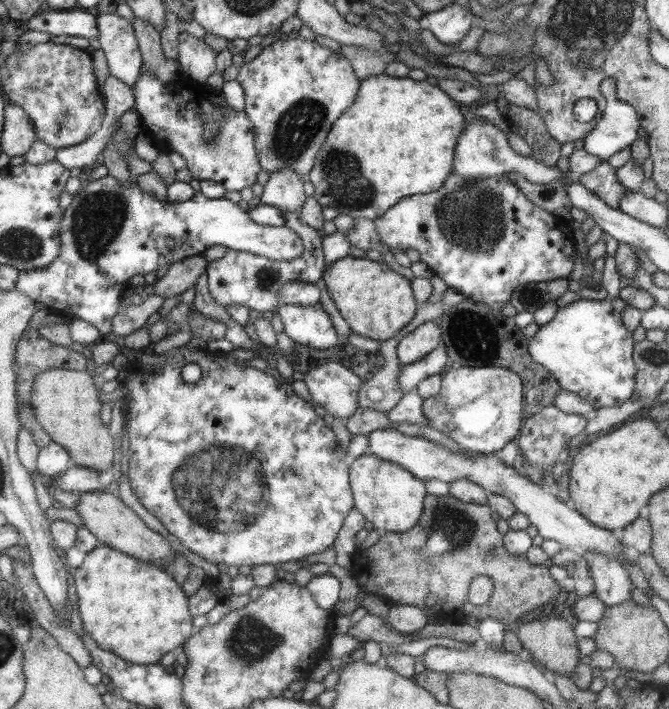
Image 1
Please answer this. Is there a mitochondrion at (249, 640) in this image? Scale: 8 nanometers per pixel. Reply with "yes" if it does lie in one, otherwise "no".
yes

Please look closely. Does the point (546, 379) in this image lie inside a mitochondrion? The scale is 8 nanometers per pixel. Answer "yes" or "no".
no

